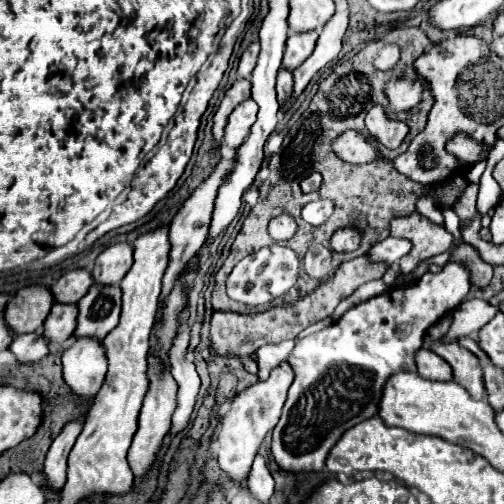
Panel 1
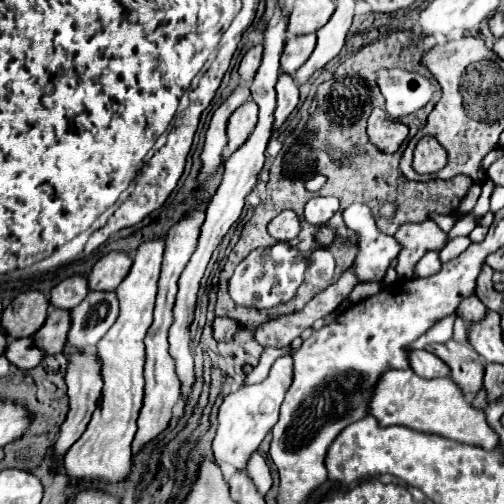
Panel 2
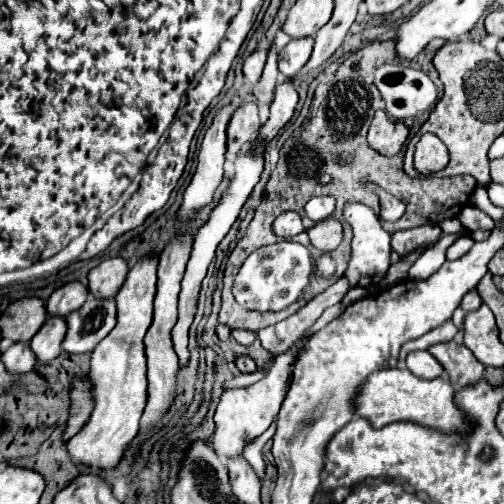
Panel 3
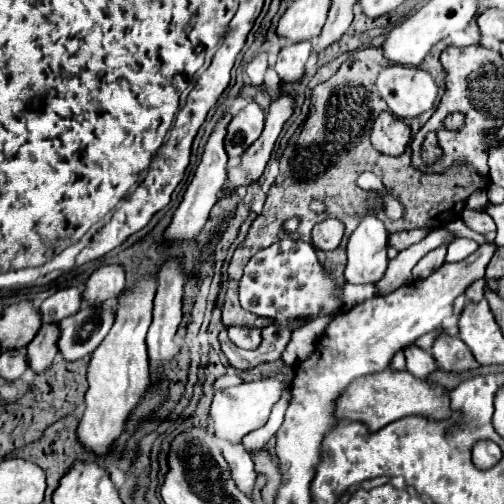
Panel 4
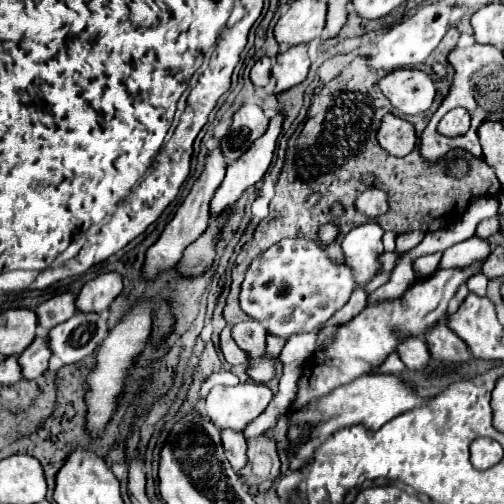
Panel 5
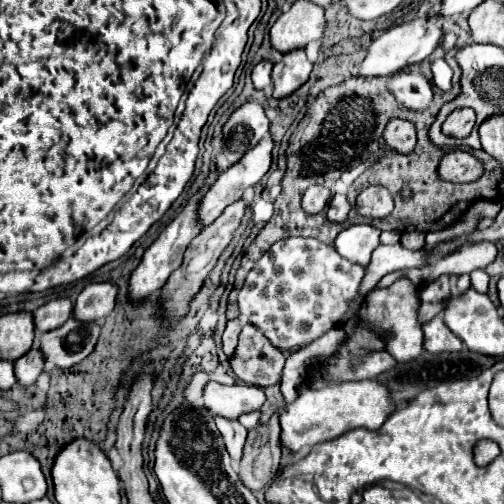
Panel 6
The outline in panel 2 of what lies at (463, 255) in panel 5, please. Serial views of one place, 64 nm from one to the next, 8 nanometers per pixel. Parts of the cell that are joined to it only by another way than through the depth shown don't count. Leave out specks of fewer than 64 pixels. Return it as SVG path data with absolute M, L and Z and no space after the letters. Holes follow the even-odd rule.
M456 236L454 240L450 240L448 242L448 246L440 252L440 262L444 264L444 262L448 262L448 260L452 260L452 258L456 258L456 256L460 256L468 246L472 244L472 240L470 238L466 238L466 236Z

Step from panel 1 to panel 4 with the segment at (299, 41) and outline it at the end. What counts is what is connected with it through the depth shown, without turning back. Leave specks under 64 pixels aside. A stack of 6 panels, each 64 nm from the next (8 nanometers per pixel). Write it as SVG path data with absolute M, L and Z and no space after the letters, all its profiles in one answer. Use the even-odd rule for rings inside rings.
M294 42L278 52L278 60L274 70L284 82L294 82L304 74L304 64L310 56L310 42Z

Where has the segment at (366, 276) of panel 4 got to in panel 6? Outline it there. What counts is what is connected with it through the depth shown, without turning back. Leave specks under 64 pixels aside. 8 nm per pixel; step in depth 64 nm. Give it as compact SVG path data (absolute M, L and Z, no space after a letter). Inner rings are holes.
M354 224L340 232L334 244L340 256L366 268L370 264L372 252L380 246L380 230L372 224Z

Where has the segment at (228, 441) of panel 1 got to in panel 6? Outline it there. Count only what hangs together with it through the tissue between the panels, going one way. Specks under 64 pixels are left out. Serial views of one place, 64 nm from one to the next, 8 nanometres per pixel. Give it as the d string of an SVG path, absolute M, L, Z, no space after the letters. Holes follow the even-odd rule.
M210 382L204 388L204 406L214 416L224 416L226 420L238 420L242 414L258 412L264 402L264 390L250 384L238 382L234 386L224 386L218 382Z

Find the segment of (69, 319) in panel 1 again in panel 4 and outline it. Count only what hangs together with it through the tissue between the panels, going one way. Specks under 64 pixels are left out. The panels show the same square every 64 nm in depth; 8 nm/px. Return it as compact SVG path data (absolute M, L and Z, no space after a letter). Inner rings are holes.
M44 324L34 336L34 340L26 346L30 368L34 372L42 372L52 364L54 356L58 354L56 352L58 338L60 338L60 332L56 332L56 324Z

